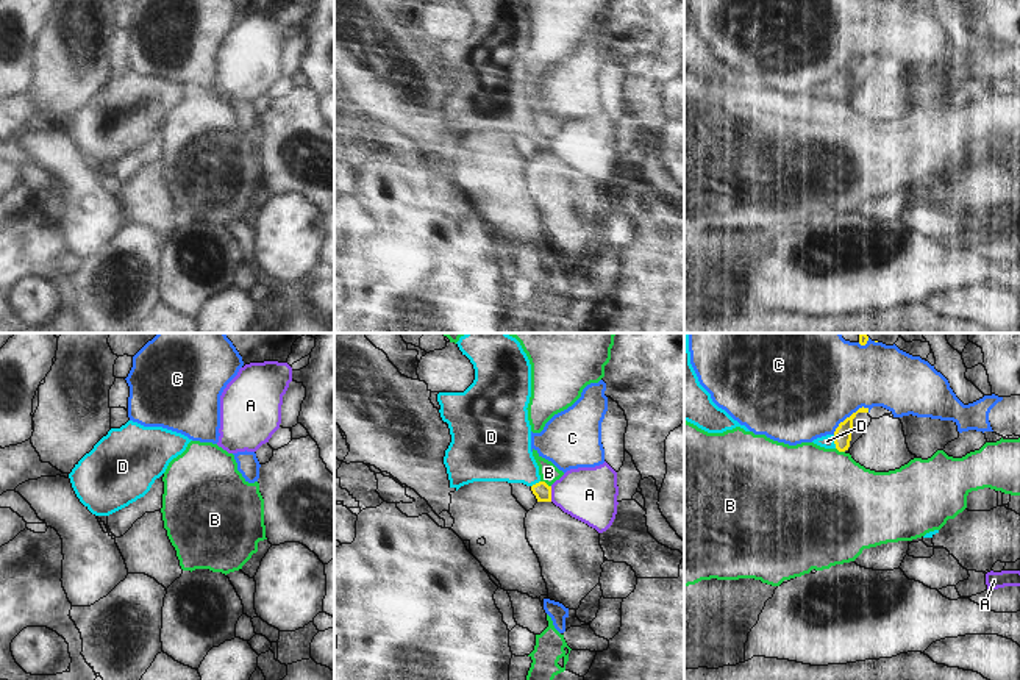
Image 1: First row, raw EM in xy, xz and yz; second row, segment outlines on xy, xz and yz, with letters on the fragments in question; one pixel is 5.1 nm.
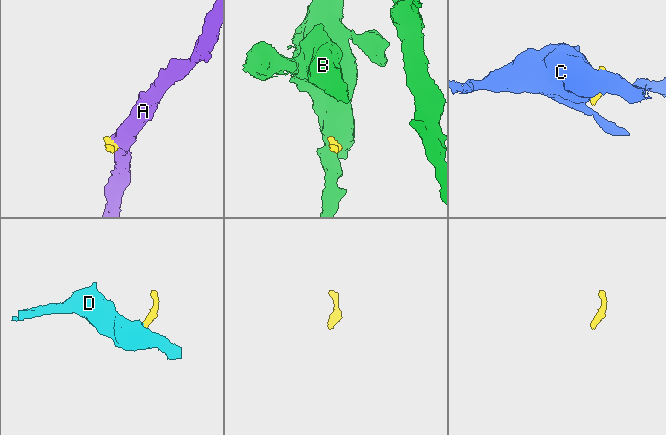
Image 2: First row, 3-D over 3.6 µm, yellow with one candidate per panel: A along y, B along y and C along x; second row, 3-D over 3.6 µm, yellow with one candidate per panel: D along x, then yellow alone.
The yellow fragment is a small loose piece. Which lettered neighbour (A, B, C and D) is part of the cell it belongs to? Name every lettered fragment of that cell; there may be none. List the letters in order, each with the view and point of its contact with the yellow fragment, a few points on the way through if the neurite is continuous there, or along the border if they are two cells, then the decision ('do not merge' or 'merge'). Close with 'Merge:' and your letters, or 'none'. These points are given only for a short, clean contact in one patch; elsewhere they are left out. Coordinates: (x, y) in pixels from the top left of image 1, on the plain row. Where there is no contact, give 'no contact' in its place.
A: contact xz (550, 144); border xz (550, 136), (552, 150); do not merge
B: contact xz (544, 132); border xz (541, 130), (550, 136); do not merge
C: contact yz (850, 66); do not merge
D: contact yz (834, 91); way yz (842, 85), (834, 91), (827, 91); merge
Merge: D

